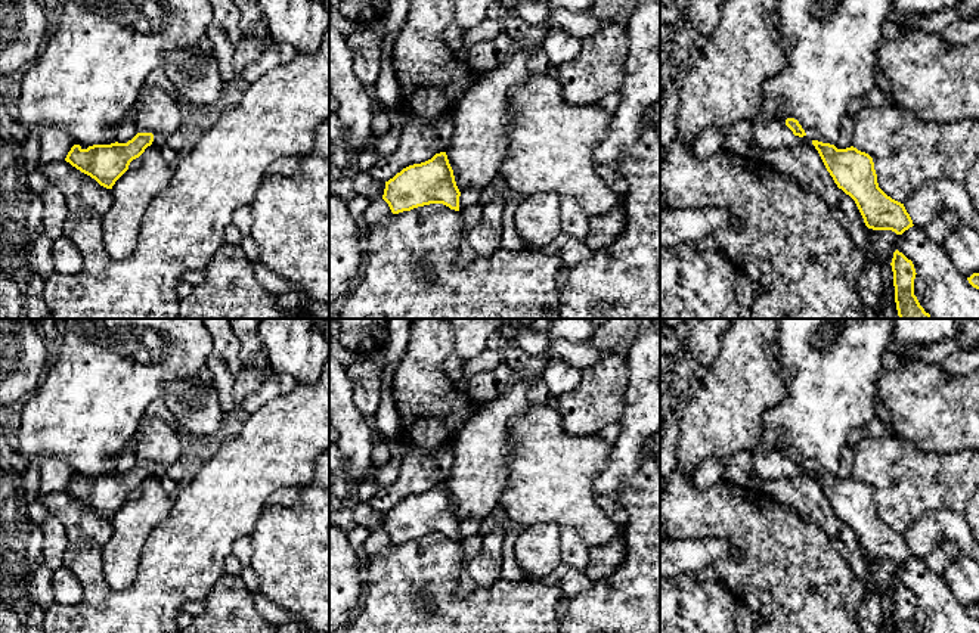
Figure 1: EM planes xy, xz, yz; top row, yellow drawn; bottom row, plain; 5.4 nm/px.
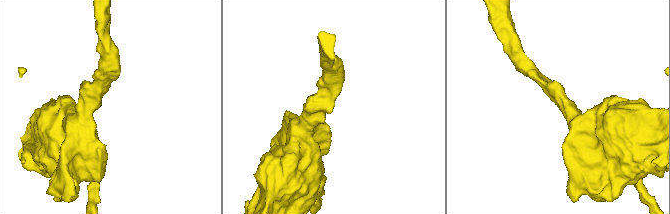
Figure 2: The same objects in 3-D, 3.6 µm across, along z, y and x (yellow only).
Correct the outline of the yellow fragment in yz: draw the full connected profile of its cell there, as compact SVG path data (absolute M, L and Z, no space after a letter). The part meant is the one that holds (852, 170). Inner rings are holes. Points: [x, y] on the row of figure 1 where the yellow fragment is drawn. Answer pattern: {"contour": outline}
{"contour": "M812 140L812 145L837 187L855 201L868 229L902 235L914 226L904 204L879 187L874 162L868 153L853 146L837 149L818 140Z"}

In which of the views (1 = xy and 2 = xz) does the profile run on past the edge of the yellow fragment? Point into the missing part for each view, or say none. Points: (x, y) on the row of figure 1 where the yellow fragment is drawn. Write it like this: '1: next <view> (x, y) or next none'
1: next none
2: next none

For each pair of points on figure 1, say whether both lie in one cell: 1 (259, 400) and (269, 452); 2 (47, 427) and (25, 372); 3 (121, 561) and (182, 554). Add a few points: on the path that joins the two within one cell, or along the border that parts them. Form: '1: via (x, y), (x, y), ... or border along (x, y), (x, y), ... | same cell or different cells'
1: border along (291, 391), (269, 400), (245, 415) | different cells
2: border along (49, 360), (42, 381), (24, 403) | different cells
3: border along (154, 526), (142, 549), (138, 574), (124, 589) | different cells

